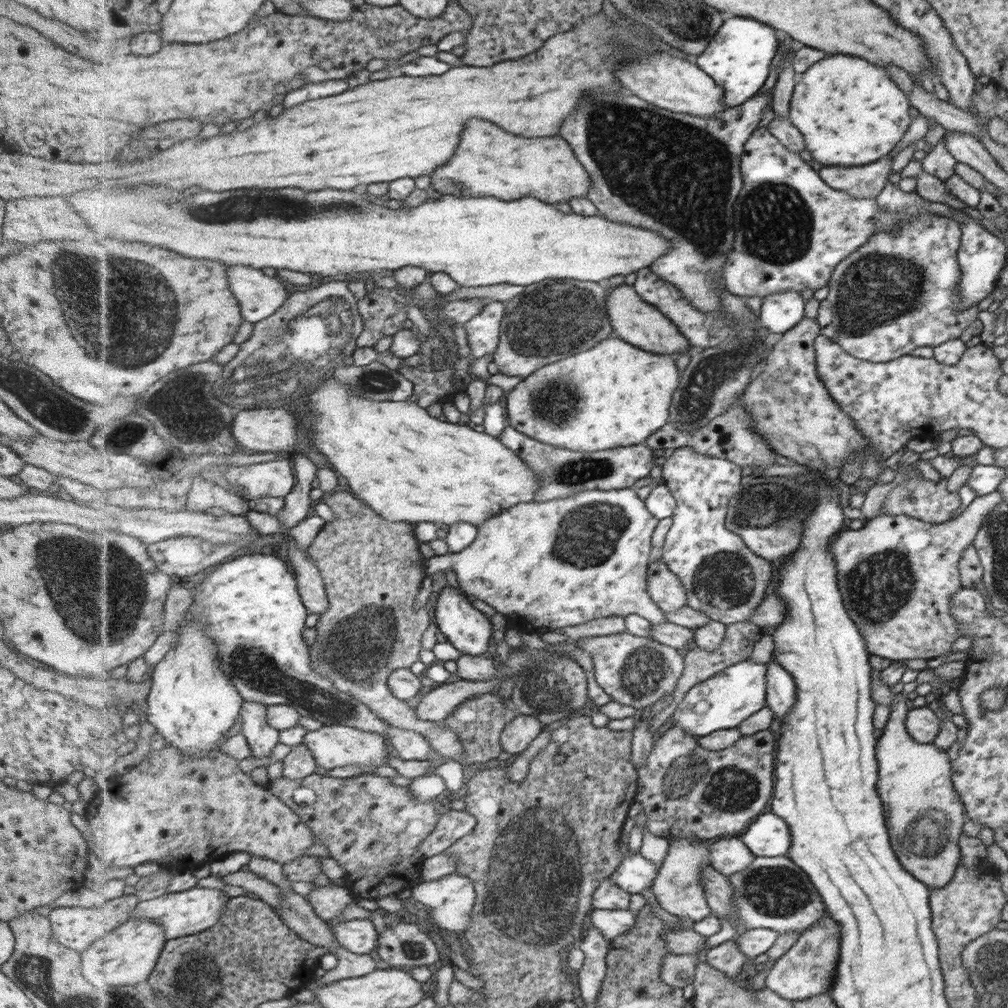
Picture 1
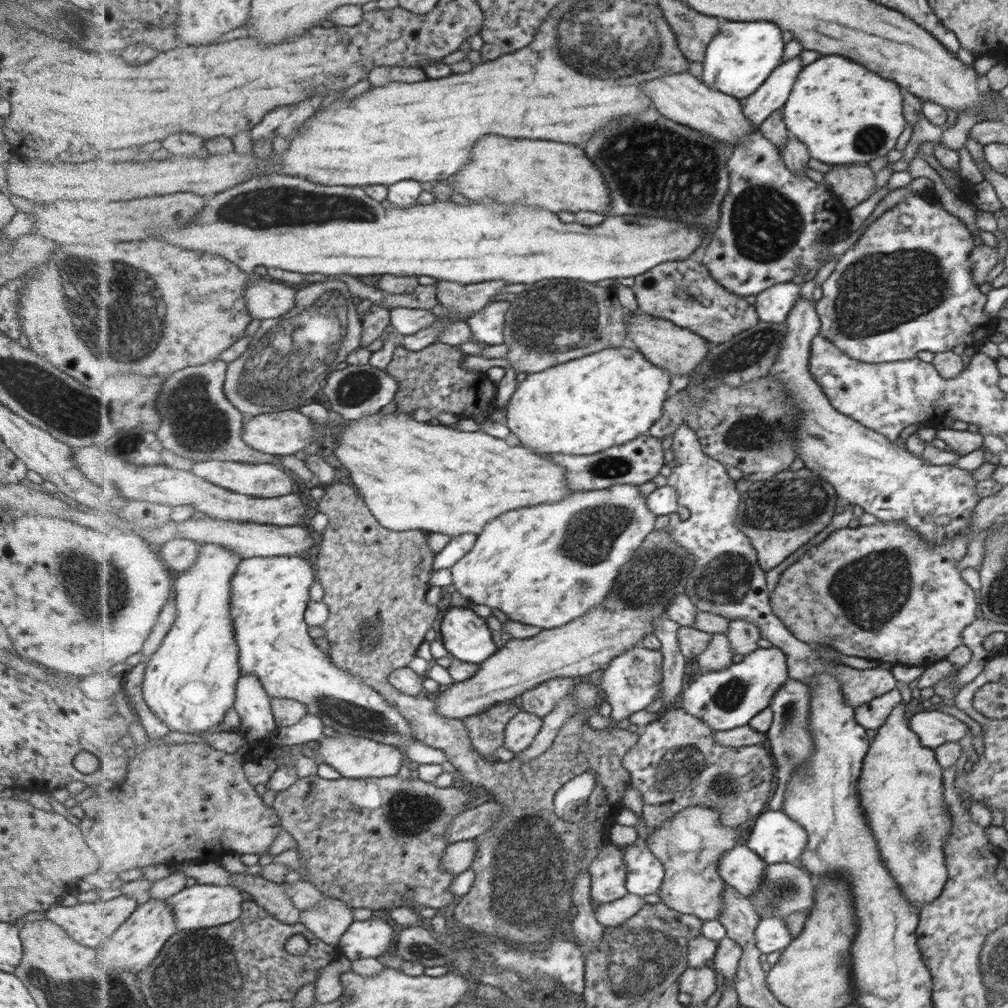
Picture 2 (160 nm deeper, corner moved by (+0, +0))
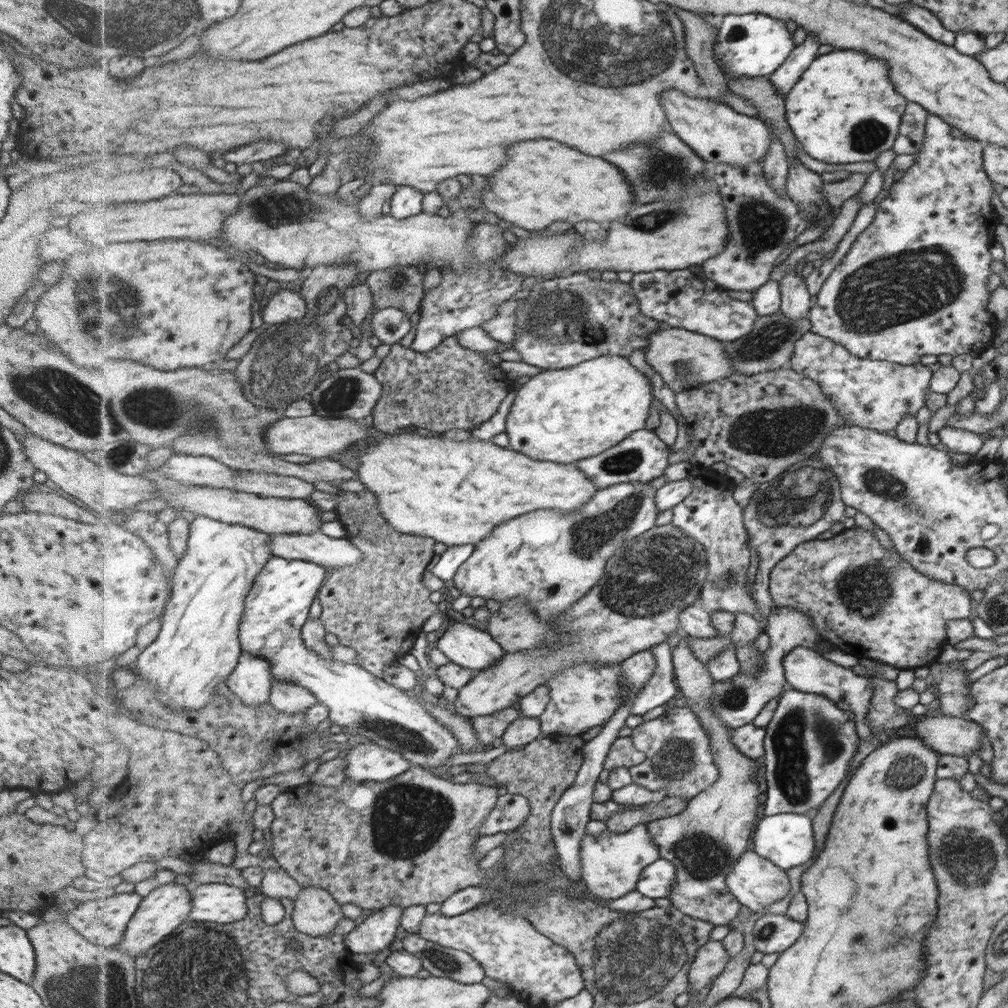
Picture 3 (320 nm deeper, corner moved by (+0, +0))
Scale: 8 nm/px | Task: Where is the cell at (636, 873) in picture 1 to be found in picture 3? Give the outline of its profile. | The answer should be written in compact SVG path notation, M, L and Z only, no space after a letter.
M656 860L644 869L636 890L652 899L668 897L674 887L677 873L676 866L669 860Z

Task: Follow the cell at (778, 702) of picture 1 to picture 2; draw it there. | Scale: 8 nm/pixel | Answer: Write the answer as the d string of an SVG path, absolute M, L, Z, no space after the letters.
M787 678L782 687L771 697L768 710L772 713L772 722L769 730L764 733L765 740L769 741L771 756L774 756L776 787L774 796L771 796L769 809L779 811L783 805L783 794L788 786L792 772L802 766L814 752L813 738L810 735L809 719L811 693L804 683Z

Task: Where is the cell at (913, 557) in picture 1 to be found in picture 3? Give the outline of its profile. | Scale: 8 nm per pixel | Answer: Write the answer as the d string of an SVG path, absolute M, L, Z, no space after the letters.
M855 526L848 529L843 528L841 532L829 539L820 540L815 538L806 543L798 544L789 555L779 560L771 568L769 574L769 591L771 598L773 598L773 604L777 607L791 607L806 614L812 620L819 639L827 642L831 646L831 649L852 654L857 659L859 657L873 659L877 663L893 666L895 669L906 668L914 670L915 666L927 665L927 662L931 662L941 652L941 646L945 644L944 622L951 619L963 619L969 616L969 594L967 594L965 588L961 588L956 584L945 584L940 580L933 580L929 576L919 573L917 569L907 564L906 560L901 560L897 551L894 549L887 551L887 549L879 545L872 533Z

